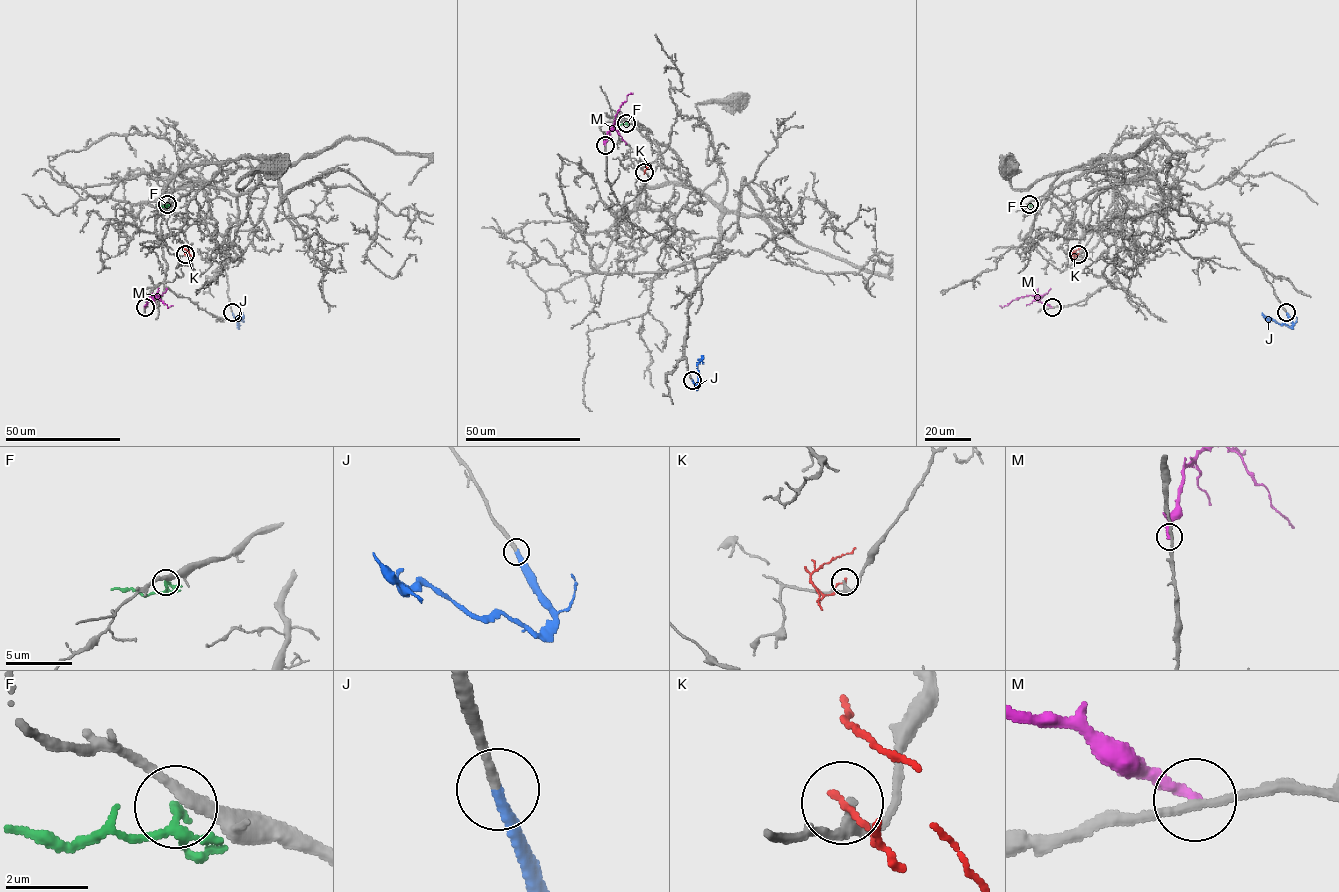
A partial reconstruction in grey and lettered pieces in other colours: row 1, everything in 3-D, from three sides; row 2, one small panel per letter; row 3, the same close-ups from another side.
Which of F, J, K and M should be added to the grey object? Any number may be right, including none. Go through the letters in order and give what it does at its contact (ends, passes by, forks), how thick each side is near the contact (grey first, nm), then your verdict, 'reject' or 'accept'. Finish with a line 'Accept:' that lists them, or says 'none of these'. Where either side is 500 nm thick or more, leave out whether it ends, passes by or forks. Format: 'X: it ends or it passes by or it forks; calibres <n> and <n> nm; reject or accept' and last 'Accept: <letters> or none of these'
F: it passes by; calibres 320 and 170 nm; accept
J: it ends; calibres 240 and 320 nm; accept
K: it ends; calibres 220 and 170 nm; reject
M: it ends; calibres 200 and 320 nm; reject
Accept: F, J

